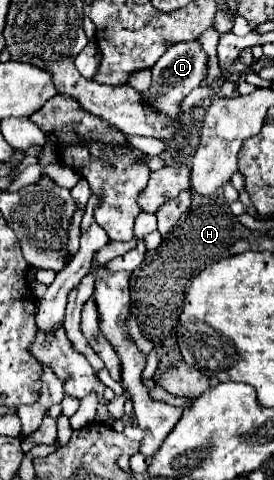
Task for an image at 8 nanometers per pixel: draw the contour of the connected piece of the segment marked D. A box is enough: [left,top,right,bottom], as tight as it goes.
[143,41,209,117]

